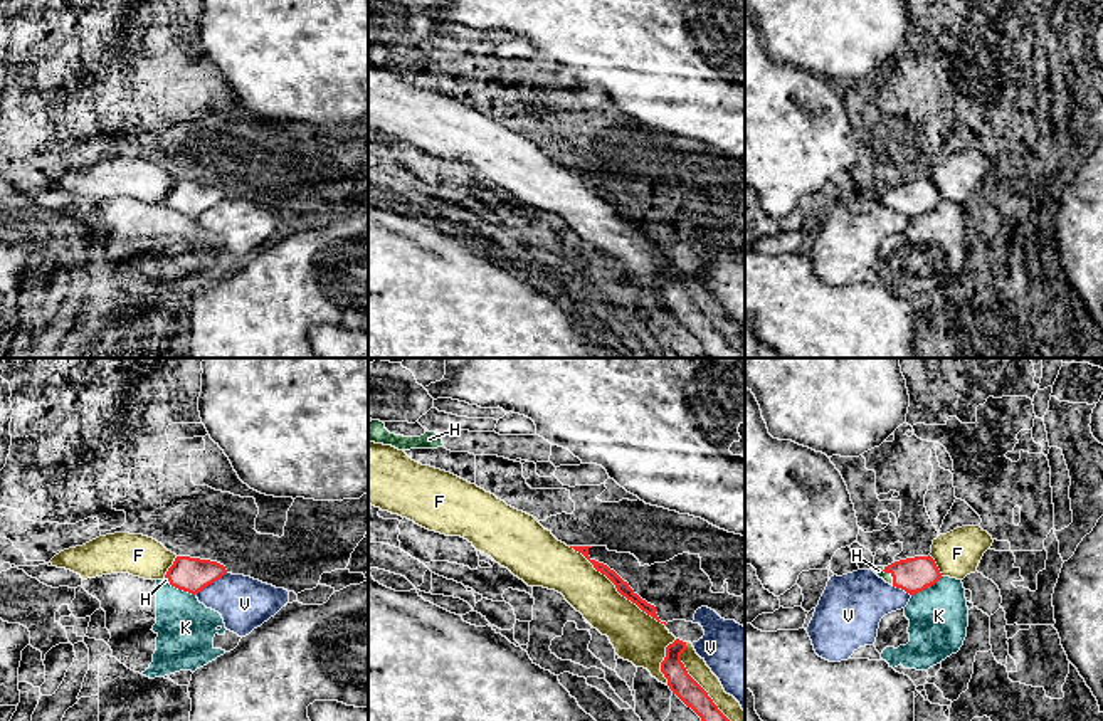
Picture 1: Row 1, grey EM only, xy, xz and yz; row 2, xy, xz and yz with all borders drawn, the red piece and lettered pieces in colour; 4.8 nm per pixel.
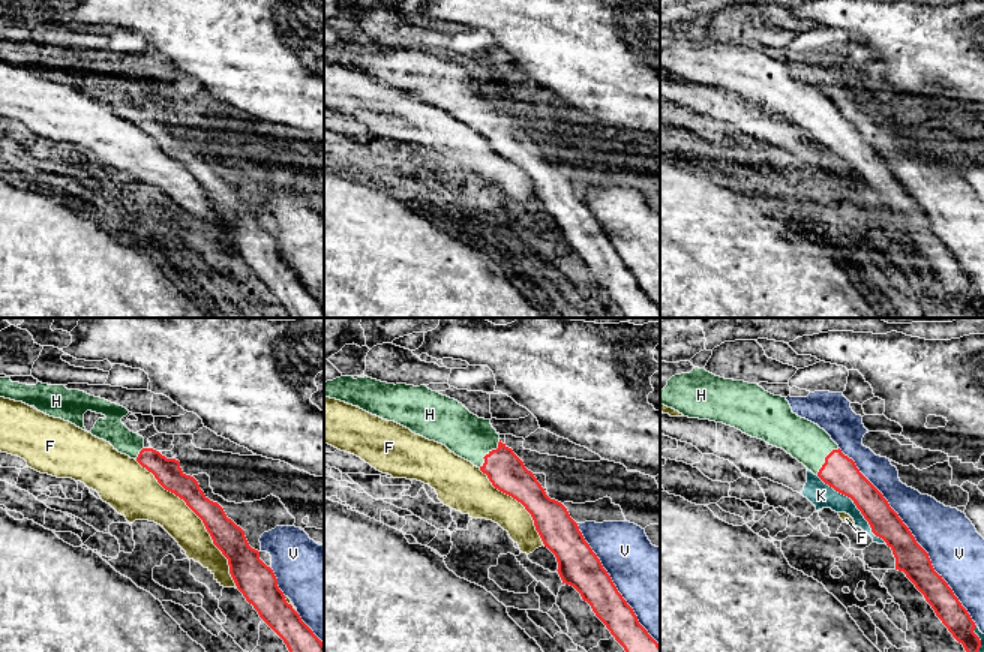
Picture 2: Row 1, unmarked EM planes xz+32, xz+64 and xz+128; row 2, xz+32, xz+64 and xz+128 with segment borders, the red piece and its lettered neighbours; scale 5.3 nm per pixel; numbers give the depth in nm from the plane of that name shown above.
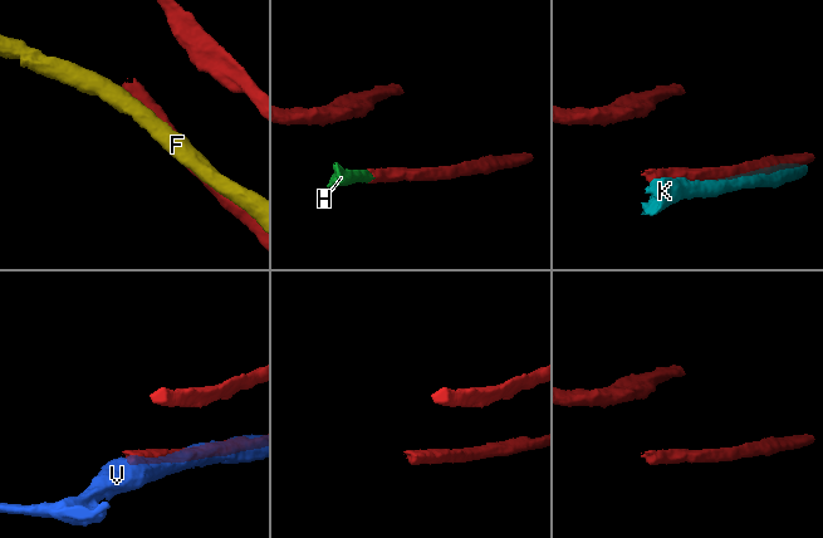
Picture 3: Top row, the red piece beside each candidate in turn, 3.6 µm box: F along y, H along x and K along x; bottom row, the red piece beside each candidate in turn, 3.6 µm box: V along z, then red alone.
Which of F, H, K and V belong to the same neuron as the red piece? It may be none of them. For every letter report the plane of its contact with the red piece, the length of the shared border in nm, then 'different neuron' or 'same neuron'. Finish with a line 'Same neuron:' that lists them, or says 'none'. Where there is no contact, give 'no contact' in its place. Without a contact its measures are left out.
F: contact in xz; length 600 nm; different neuron
H: contact in yz; length 100 nm; same neuron
K: contact in yz; length 180 nm; different neuron
V: contact in xy; length 190 nm; different neuron
Same neuron: H

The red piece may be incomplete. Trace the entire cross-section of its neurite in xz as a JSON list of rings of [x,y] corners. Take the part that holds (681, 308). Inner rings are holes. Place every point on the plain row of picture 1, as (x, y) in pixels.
[[[676,262],[666,271],[666,281],[661,286],[661,296],[668,303],[668,309],[688,331],[691,331],[703,345],[708,358],[745,358],[733,348],[713,326],[708,316],[688,297],[681,286],[686,266]]]

